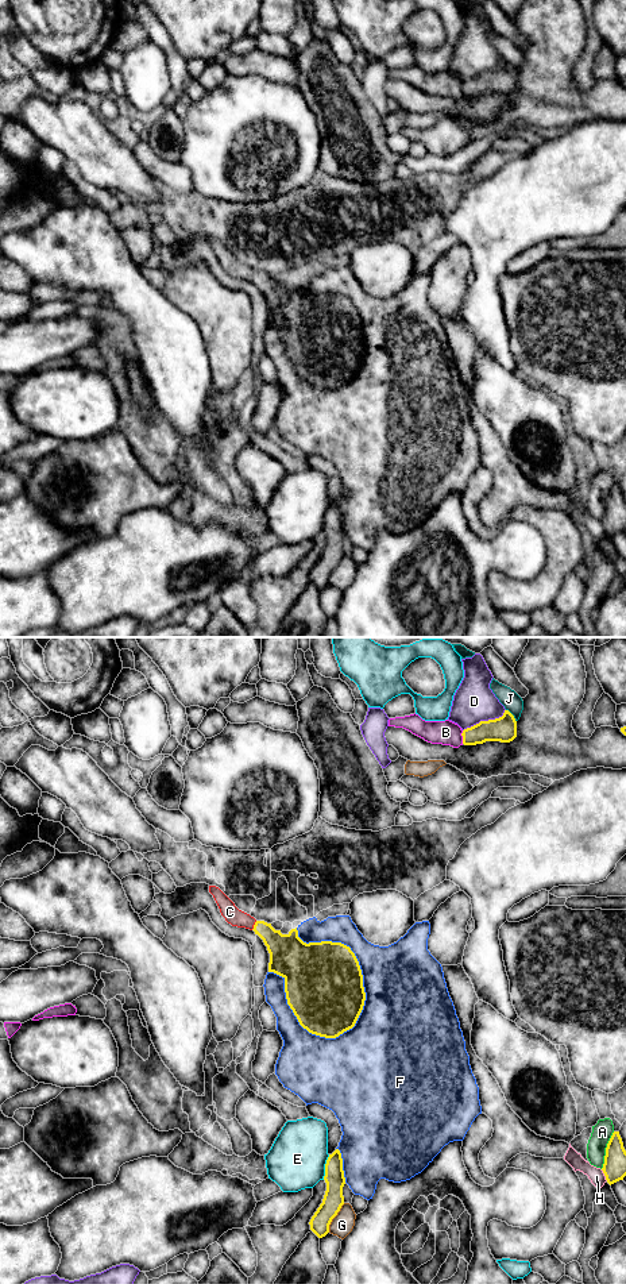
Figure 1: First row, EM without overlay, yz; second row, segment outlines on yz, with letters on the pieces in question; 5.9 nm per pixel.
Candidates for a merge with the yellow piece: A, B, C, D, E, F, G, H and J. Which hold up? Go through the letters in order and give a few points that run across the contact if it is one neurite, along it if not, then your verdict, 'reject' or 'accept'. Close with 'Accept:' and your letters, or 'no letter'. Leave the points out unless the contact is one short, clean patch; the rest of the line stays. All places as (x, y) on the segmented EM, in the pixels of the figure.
A: reject
B: reject
C: yz (286, 952), (263, 929), (254, 925), (235, 917), (230, 912) | accept
D: reject
E: reject
F: reject
G: reject
H: yz (601, 1169), (607, 1180) | reject
J: reject
Accept: C

